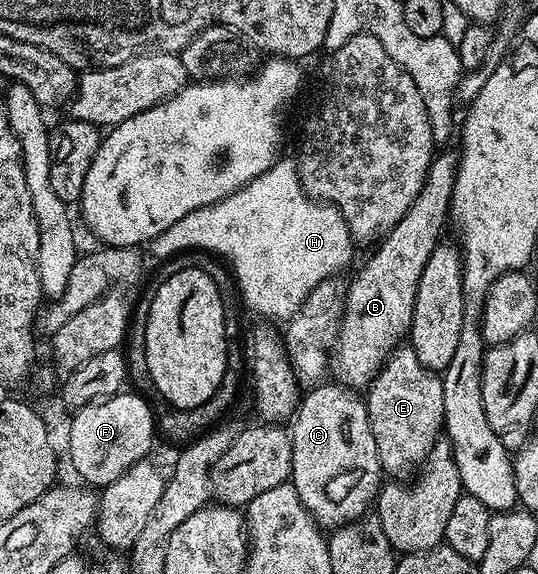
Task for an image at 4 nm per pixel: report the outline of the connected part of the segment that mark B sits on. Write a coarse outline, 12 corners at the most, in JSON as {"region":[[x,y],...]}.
{"region":[[459,152],[349,284],[332,348],[369,388],[407,338],[420,273],[448,227]]}

